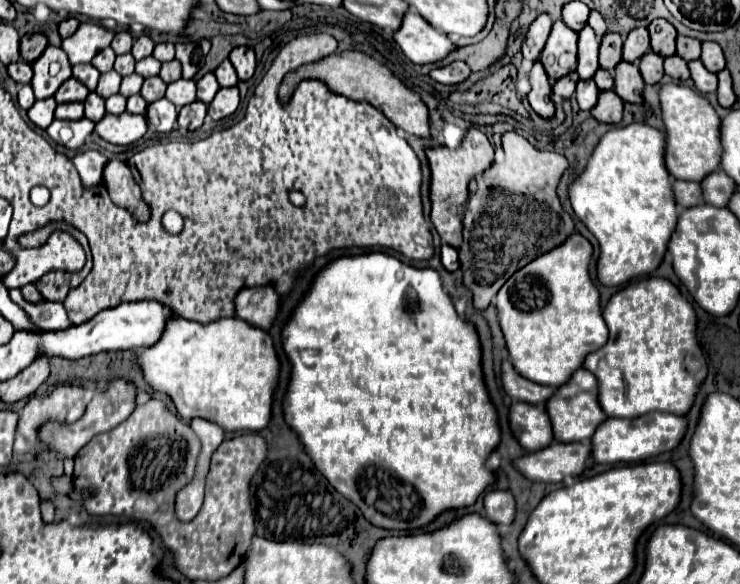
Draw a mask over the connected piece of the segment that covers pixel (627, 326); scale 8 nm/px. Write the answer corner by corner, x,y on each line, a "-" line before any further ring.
648,275
614,293
602,309
602,317
606,321
610,339
600,349
588,353
582,363
582,369
588,369
596,377
596,399
600,409
608,417
626,419
634,419
652,411
664,411
674,415
686,413
692,405
698,383
706,377
706,359
694,337
696,315
690,301
684,299
676,285
668,279

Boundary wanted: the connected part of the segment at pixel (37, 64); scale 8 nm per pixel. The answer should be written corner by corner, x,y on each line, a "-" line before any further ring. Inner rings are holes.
46,47
44,53
32,63
32,69
34,69
34,77
30,81
32,89
34,89
34,95
36,99
46,99
46,97
52,97
56,93
56,89
68,79
72,77
72,65
68,63
68,57
64,55
64,51
60,47
-
56,61
60,63
60,71
58,75
50,75
48,73
48,67
50,63

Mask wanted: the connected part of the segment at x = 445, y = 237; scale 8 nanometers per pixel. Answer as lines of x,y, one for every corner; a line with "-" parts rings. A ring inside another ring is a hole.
470,127
464,133
458,149
450,149
450,147
440,145
440,147
426,147
424,153
430,163
430,201
432,201
430,221
444,243
458,247
460,245
460,219
464,213
464,199
468,197
470,183
474,181
474,177
492,165
494,149
492,149
488,137
478,127

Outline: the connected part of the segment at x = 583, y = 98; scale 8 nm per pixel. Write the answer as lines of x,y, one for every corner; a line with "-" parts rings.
580,79
578,85
576,85
576,101
578,101
580,109
590,111
596,105
596,95
598,93
600,93
600,89
596,87
596,83
592,79
588,79
588,81

